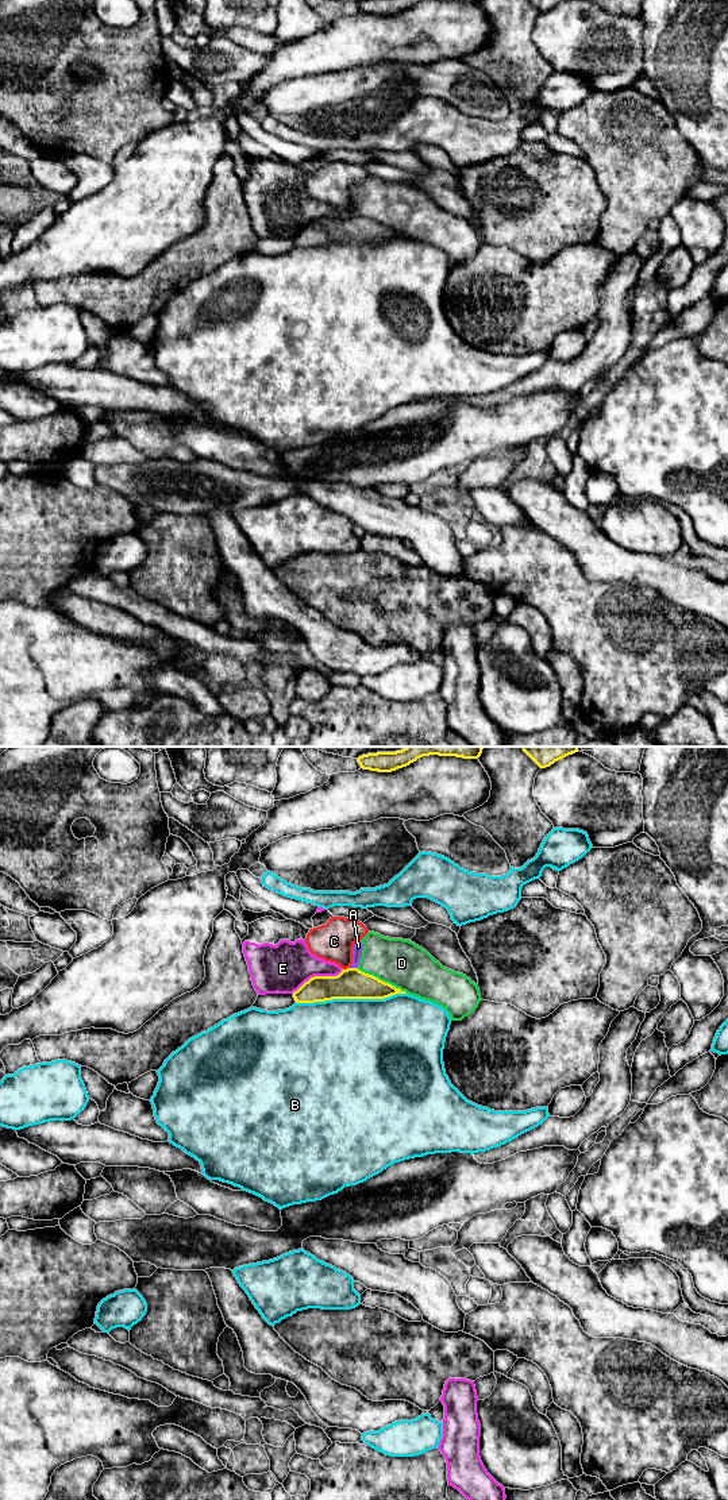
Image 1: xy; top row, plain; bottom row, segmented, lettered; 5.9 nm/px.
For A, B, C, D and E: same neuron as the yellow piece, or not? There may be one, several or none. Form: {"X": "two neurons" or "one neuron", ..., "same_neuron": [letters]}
{"A": "two neurons", "B": "two neurons", "C": "two neurons", "D": "two neurons", "E": "two neurons", "same_neuron": []}

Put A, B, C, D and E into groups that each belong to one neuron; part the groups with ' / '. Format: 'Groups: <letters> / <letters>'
Groups: A D / B / C / E

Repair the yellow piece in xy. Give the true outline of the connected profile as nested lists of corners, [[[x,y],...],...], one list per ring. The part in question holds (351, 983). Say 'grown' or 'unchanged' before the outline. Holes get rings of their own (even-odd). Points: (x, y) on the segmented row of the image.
unchanged; [[[347,968],[336,976],[311,977],[293,992],[293,998],[296,1003],[315,1003],[332,999],[385,999],[396,994],[407,992],[358,968]]]

